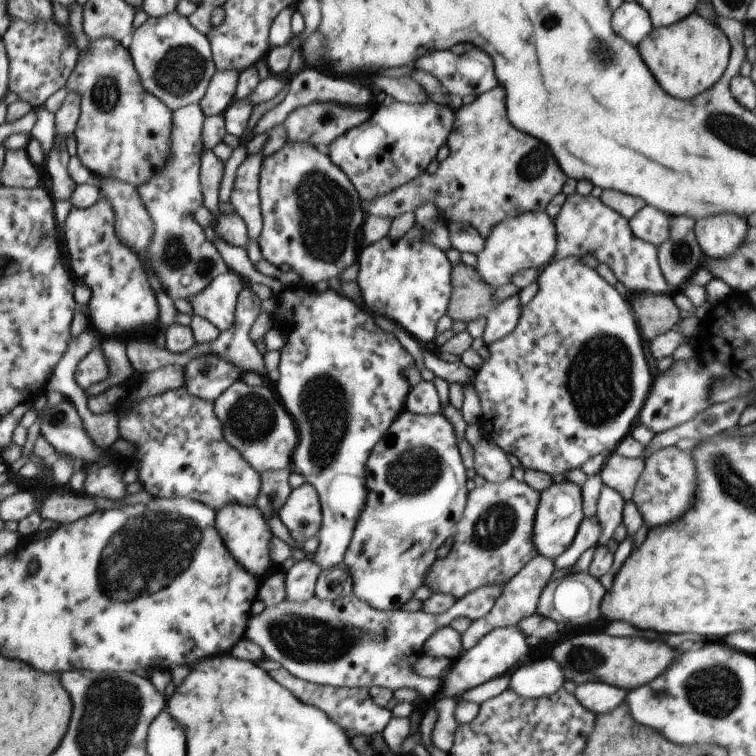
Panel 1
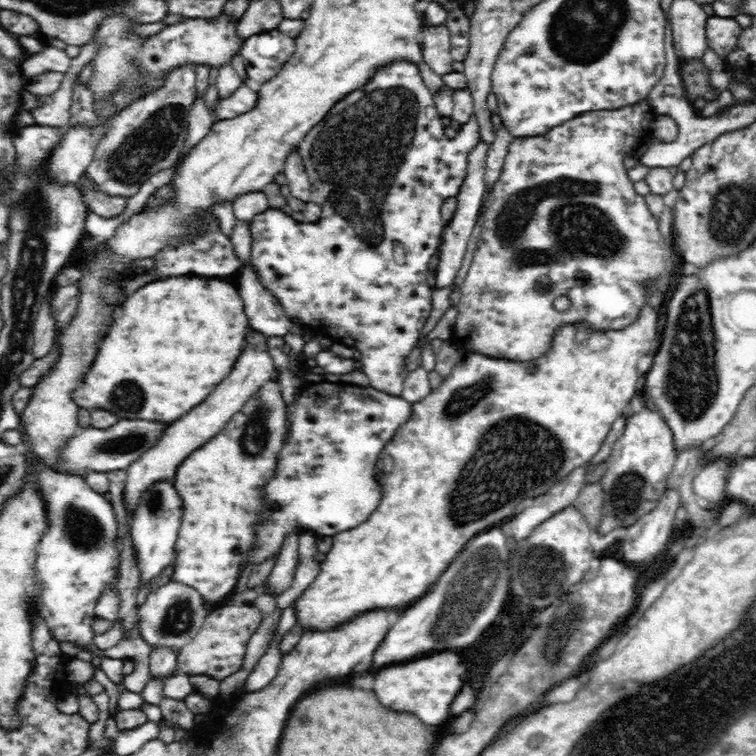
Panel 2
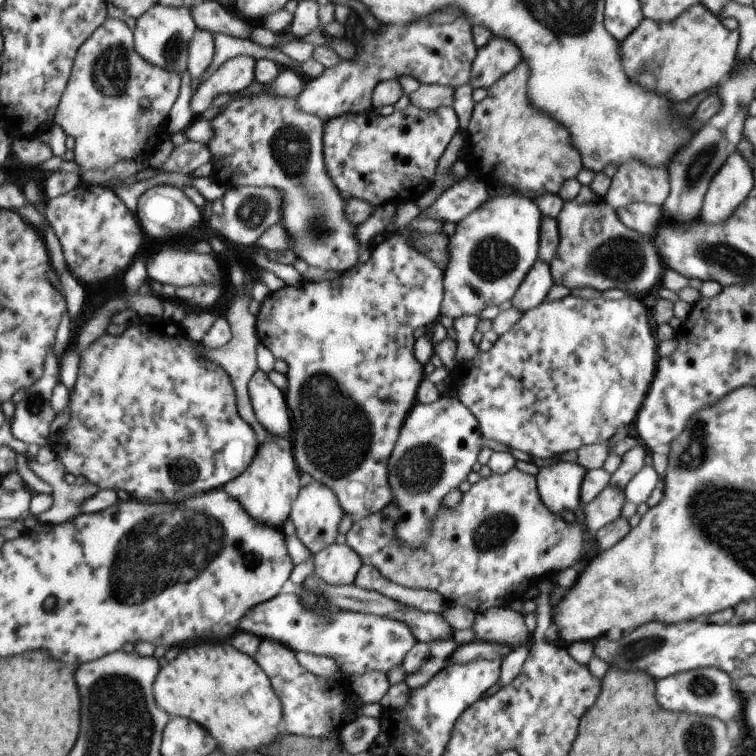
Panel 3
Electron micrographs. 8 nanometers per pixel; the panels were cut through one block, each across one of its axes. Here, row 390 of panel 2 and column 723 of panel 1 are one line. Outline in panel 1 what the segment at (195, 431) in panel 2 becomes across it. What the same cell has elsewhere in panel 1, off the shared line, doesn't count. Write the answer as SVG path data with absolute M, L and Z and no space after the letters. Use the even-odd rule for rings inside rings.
M717 214L709 218L699 218L695 222L695 234L698 245L712 259L731 254L745 238L747 222L733 214Z

